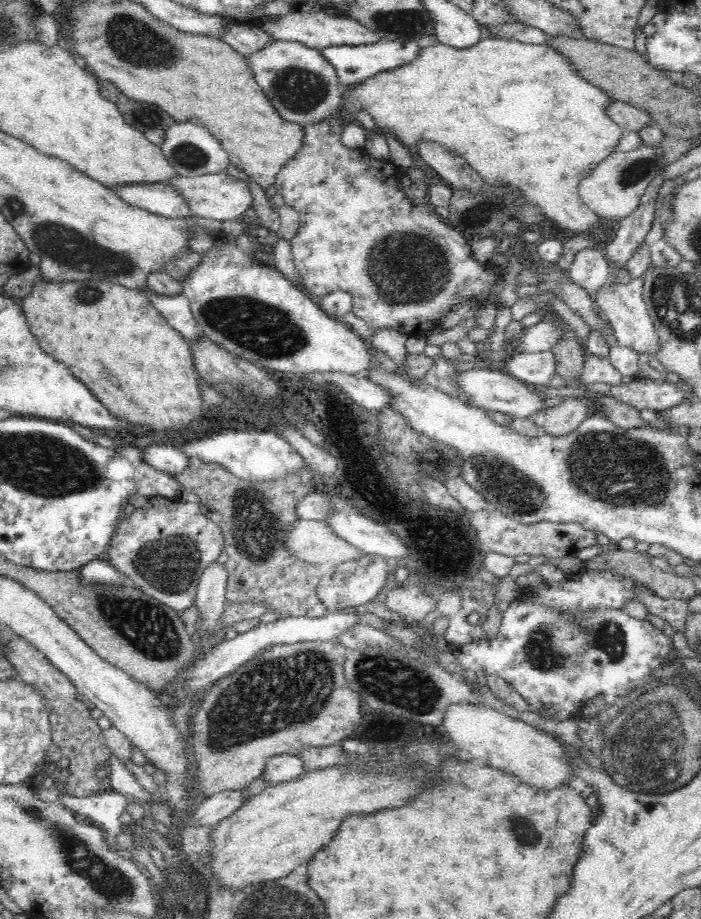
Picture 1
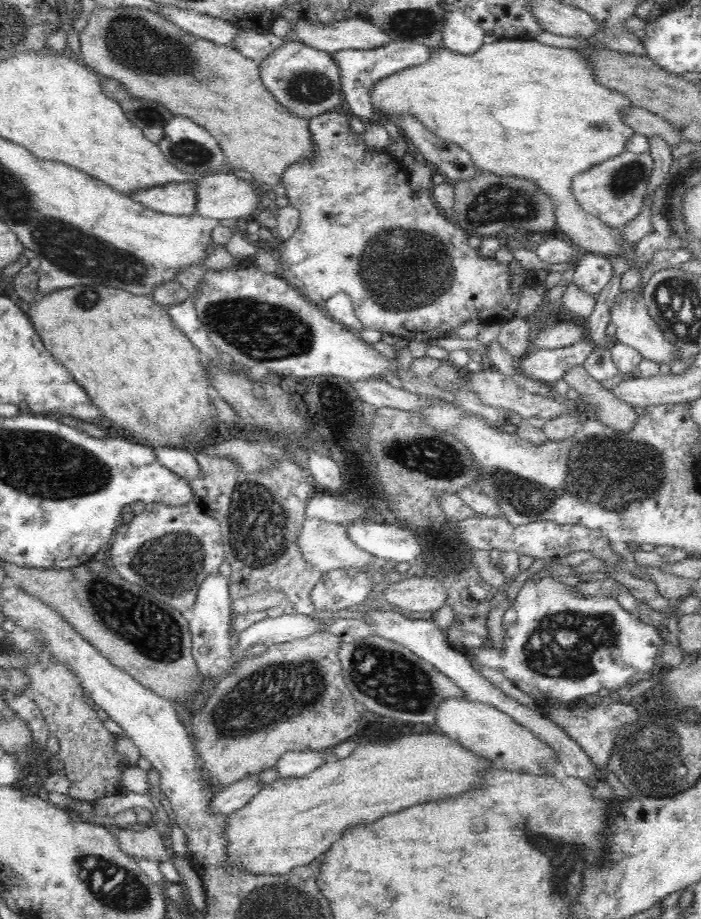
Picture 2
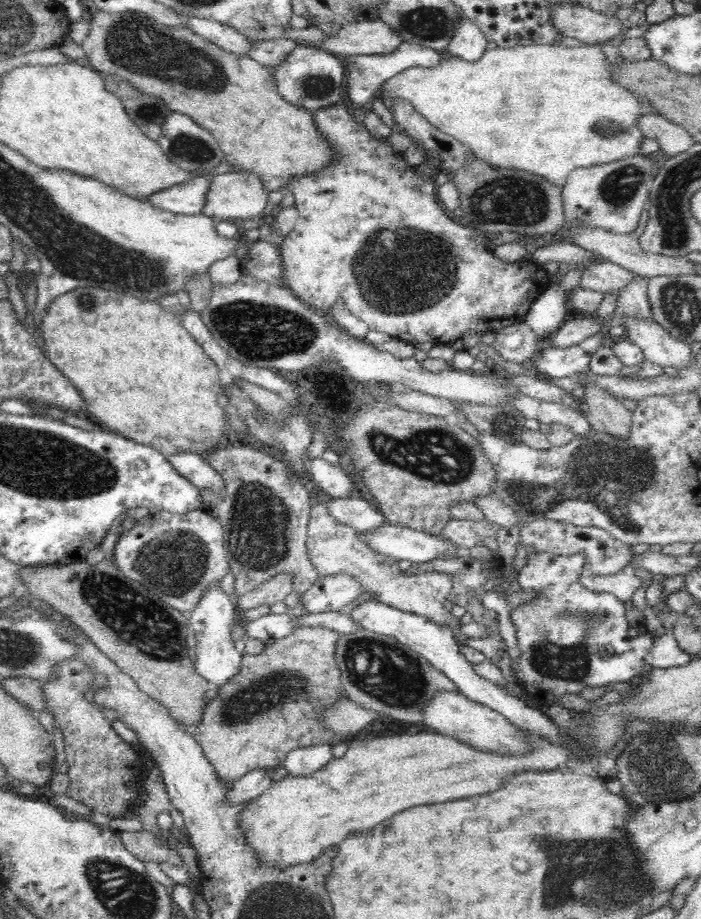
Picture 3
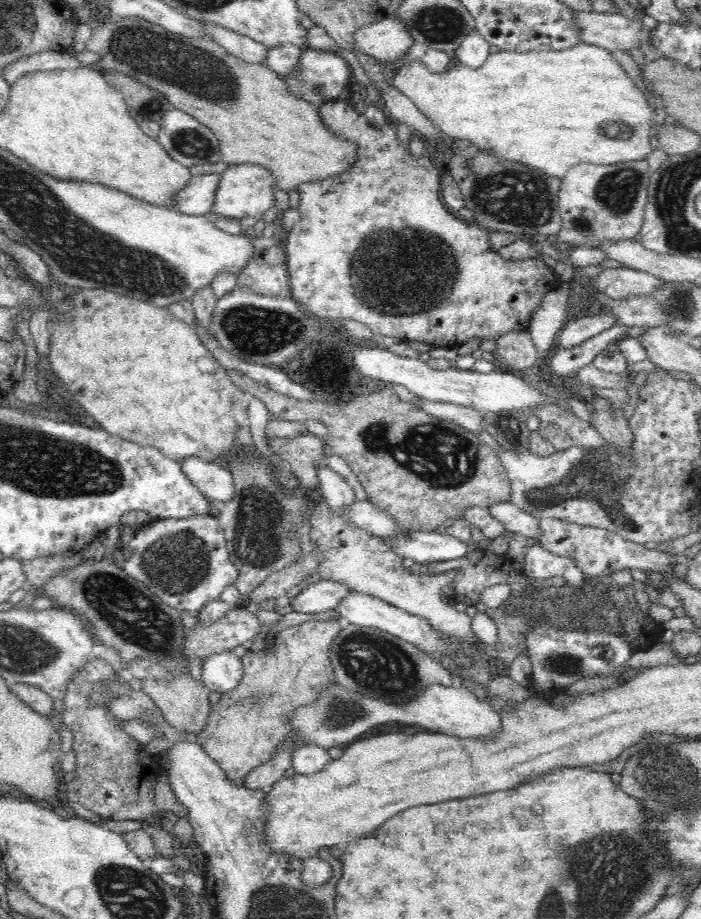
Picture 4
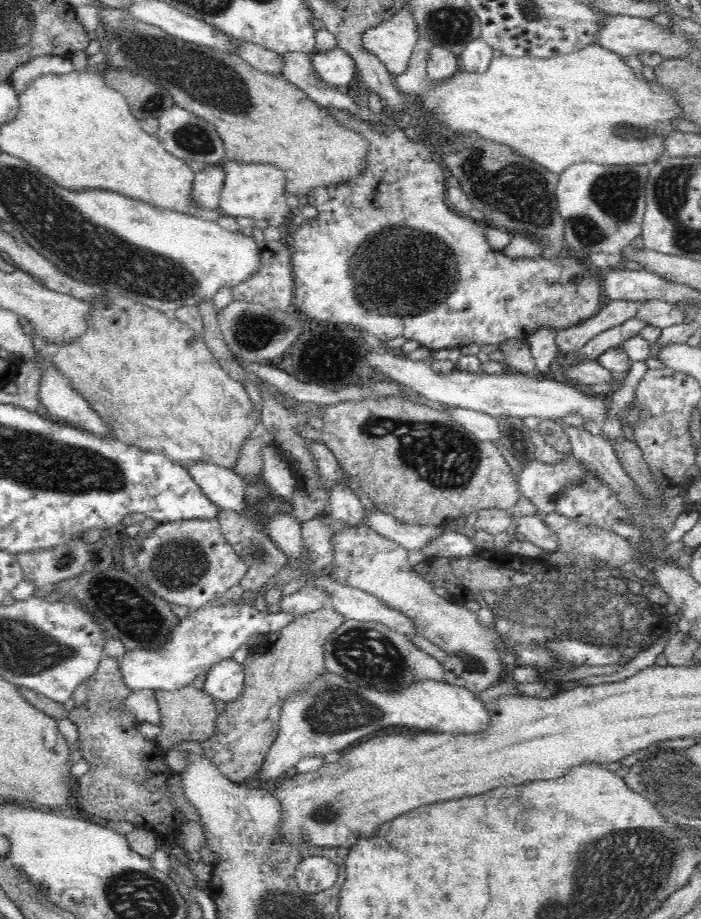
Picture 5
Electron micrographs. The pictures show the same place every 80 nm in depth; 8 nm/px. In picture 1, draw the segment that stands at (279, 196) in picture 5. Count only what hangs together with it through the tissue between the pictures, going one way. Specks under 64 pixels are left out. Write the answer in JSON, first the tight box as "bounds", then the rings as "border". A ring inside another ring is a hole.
{"bounds":[166,172,253,224],"border":[[[220,172],[216,174],[203,174],[194,178],[178,176],[168,180],[166,184],[174,185],[190,203],[191,214],[203,219],[222,220],[227,224],[232,220],[241,220],[244,212],[253,208],[253,194],[248,184],[240,178]]]}

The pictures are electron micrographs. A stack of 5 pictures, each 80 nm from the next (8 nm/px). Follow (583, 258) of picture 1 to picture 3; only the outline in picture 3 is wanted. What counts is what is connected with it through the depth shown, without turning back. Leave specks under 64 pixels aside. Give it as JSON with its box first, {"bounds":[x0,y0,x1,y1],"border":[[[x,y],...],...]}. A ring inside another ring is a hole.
{"bounds":[579,261,638,296],"border":[[[609,261],[590,263],[583,267],[579,285],[583,289],[602,293],[612,292],[619,296],[626,286],[638,280],[638,276],[636,272],[630,272],[619,264]]]}

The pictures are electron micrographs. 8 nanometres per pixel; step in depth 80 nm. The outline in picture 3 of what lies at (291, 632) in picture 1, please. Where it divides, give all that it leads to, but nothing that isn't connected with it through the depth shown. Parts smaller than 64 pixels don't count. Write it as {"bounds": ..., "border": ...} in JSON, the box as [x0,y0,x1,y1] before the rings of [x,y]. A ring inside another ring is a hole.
{"bounds":[248,612,296,643],"border":[[[291,612],[282,614],[264,614],[248,624],[248,638],[258,639],[266,643],[270,638],[278,640],[290,634],[296,627],[293,625]]]}

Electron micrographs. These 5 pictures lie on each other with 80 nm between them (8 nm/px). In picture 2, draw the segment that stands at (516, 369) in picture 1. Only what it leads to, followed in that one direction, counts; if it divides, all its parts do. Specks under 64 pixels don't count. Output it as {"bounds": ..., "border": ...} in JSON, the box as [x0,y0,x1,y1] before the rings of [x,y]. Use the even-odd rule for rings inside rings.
{"bounds":[516,336,596,384],"border":[[[586,336],[578,344],[566,348],[534,349],[526,359],[516,363],[517,370],[526,377],[552,384],[578,366],[585,366],[588,356],[596,350],[592,339]]]}

